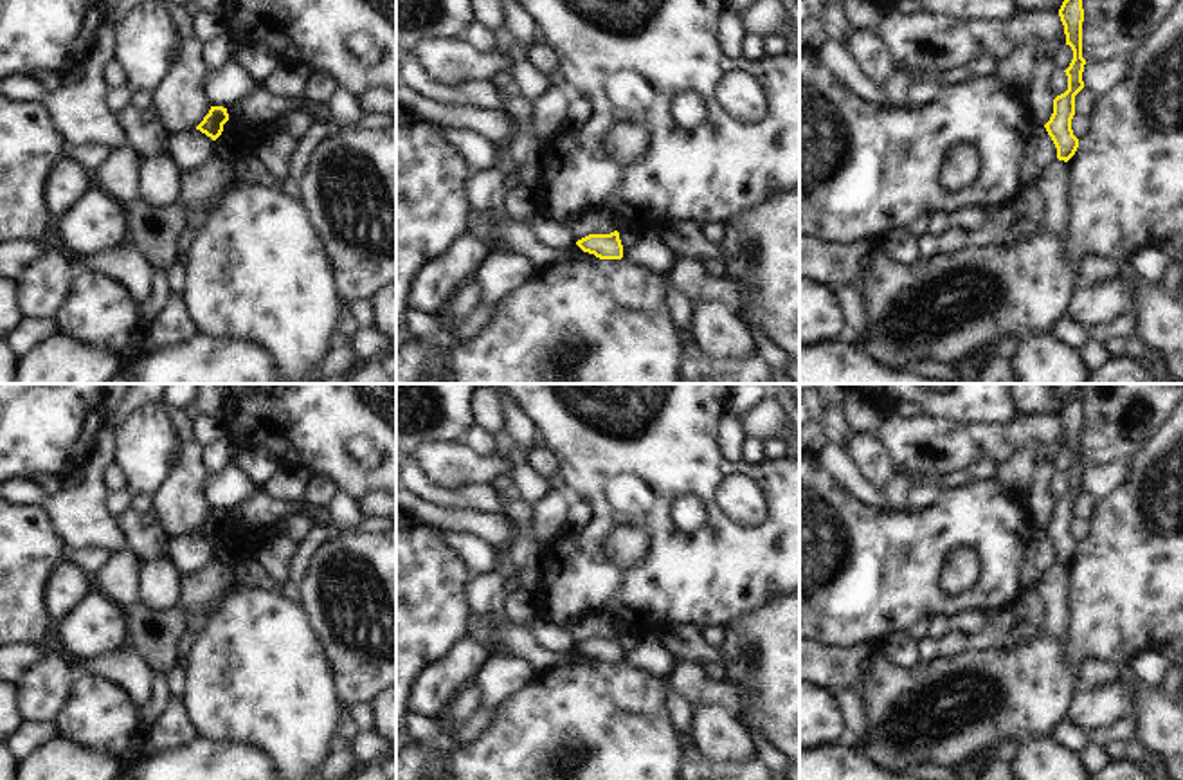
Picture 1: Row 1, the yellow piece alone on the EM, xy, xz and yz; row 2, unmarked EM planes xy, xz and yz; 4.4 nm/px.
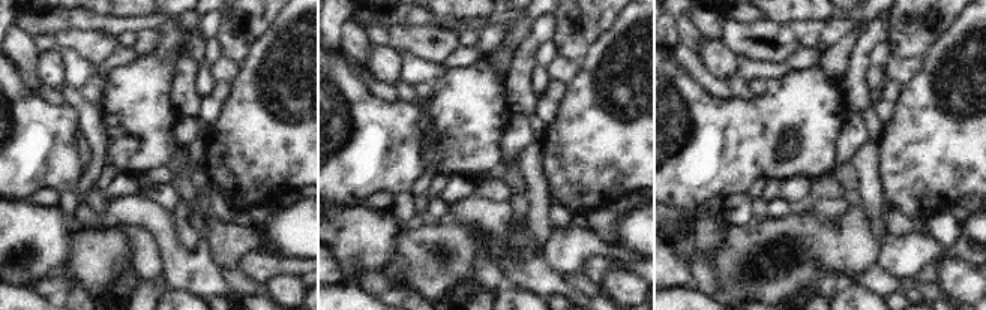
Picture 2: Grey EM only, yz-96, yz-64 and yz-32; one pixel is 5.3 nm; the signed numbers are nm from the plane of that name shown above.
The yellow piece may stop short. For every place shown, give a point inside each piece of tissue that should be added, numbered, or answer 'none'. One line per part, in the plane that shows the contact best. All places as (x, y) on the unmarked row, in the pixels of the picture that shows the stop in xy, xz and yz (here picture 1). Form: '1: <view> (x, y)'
none

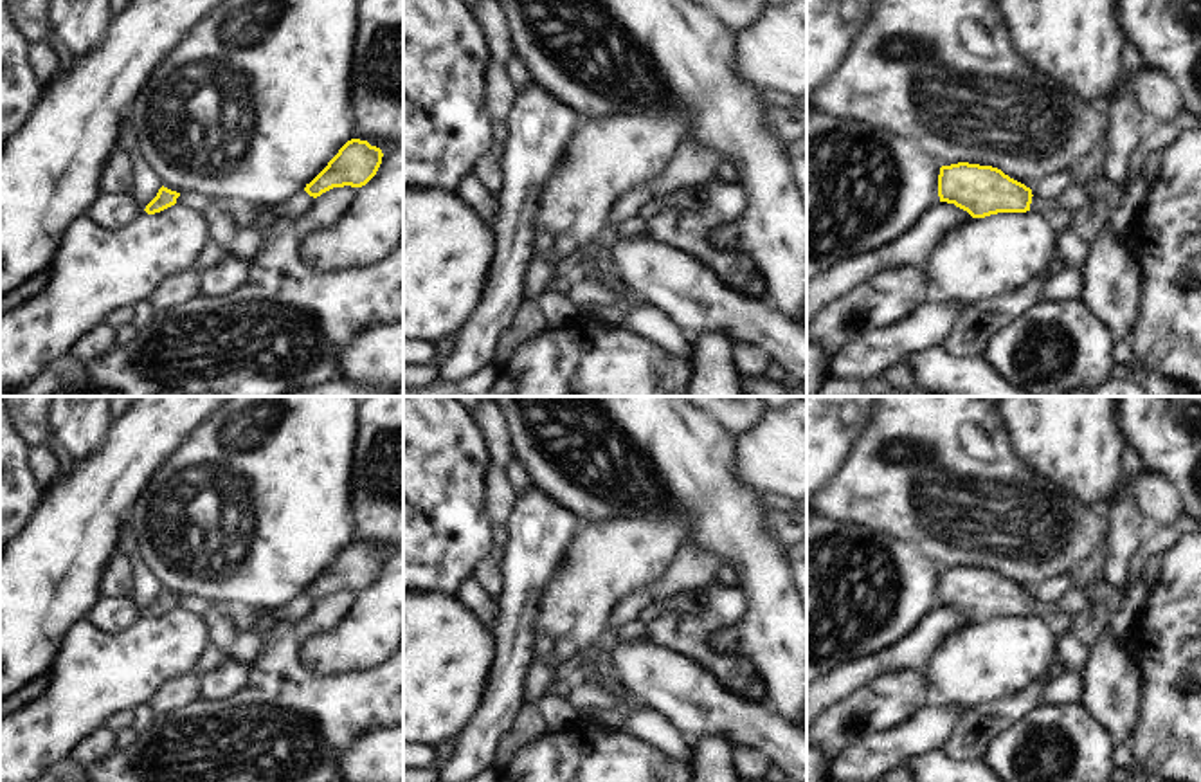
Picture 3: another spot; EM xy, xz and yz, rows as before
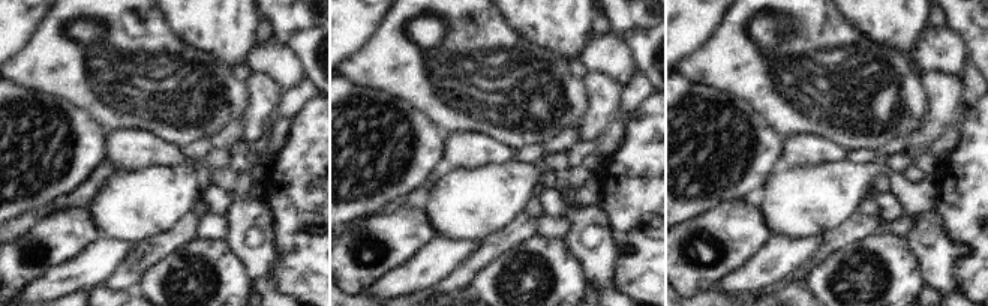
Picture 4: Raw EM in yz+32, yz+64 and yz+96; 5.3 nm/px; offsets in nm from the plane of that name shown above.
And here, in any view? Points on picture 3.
1: yz (1059, 622)

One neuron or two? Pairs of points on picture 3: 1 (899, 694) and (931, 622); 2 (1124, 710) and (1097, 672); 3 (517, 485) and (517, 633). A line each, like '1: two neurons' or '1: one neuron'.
1: two neurons
2: one neuron
3: two neurons

